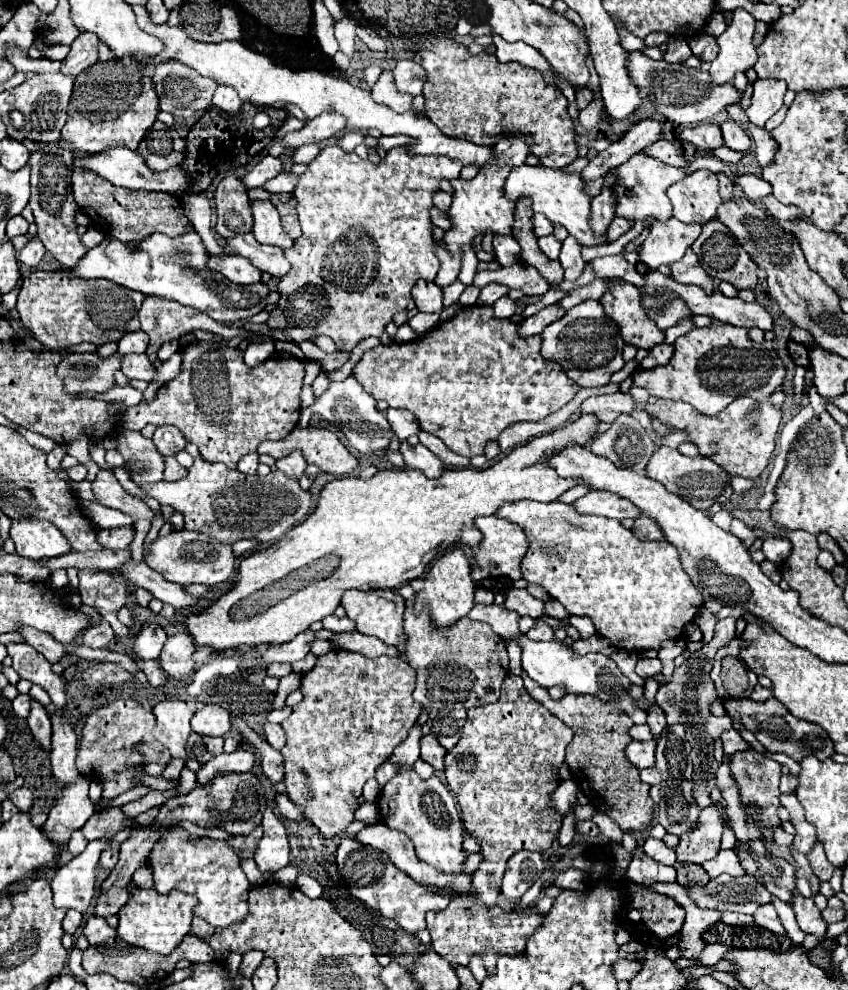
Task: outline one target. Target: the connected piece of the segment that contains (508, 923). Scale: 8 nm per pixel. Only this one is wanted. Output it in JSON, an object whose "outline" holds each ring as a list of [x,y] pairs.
{"outline":[[[453,898],[451,904],[441,912],[429,912],[427,914],[427,930],[431,934],[431,946],[439,956],[445,956],[451,964],[467,966],[473,956],[481,956],[487,972],[495,972],[497,956],[519,956],[523,952],[527,936],[543,924],[543,916],[535,904],[529,904],[521,910],[505,912],[497,904],[491,908],[485,908],[485,904],[479,904],[479,900],[467,900],[467,898]]]}

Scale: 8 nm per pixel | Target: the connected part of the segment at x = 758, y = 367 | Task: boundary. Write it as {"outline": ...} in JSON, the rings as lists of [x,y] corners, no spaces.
{"outline":[[[715,318],[711,326],[693,328],[687,334],[679,336],[677,348],[665,366],[633,372],[633,382],[647,388],[651,396],[689,402],[697,412],[705,416],[719,414],[735,398],[739,398],[739,394],[755,400],[765,400],[783,384],[783,378],[785,366],[777,352],[771,356],[769,350],[753,342],[747,328],[723,324]]]}

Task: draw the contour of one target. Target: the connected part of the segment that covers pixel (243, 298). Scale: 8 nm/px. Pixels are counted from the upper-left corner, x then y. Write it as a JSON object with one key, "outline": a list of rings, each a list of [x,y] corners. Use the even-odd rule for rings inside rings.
{"outline":[[[187,232],[177,238],[169,238],[165,234],[151,234],[147,240],[137,244],[137,252],[131,250],[133,244],[123,244],[119,240],[109,240],[105,238],[99,246],[91,248],[83,260],[73,270],[63,270],[73,276],[83,276],[83,278],[105,278],[115,284],[121,284],[125,288],[137,290],[141,294],[153,294],[161,298],[175,300],[183,306],[193,306],[205,314],[209,314],[217,322],[237,322],[237,320],[247,320],[259,312],[265,310],[267,306],[267,296],[269,296],[269,286],[263,282],[251,284],[251,286],[239,286],[231,284],[227,278],[211,272],[205,268],[207,264],[207,250],[205,244],[201,242],[199,234]]]}

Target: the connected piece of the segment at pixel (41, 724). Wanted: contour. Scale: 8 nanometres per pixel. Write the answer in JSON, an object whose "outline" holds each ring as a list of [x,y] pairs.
{"outline":[[[37,700],[31,702],[31,714],[27,718],[27,726],[35,742],[39,744],[39,748],[45,752],[51,752],[51,720],[47,710]]]}

